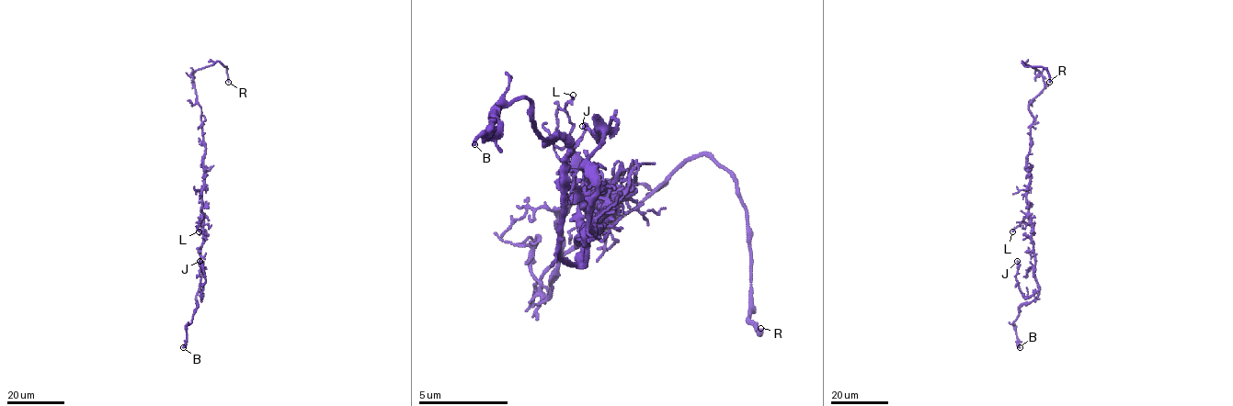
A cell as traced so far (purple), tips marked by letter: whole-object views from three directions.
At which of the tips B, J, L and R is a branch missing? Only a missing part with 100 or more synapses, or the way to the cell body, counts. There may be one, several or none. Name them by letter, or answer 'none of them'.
R

